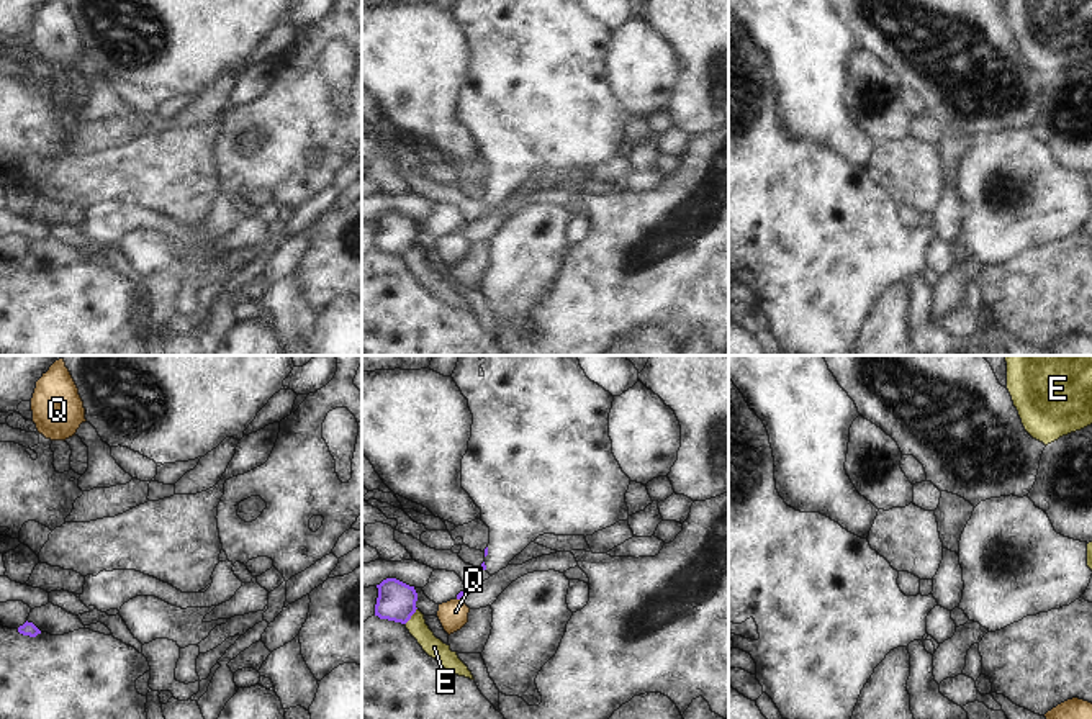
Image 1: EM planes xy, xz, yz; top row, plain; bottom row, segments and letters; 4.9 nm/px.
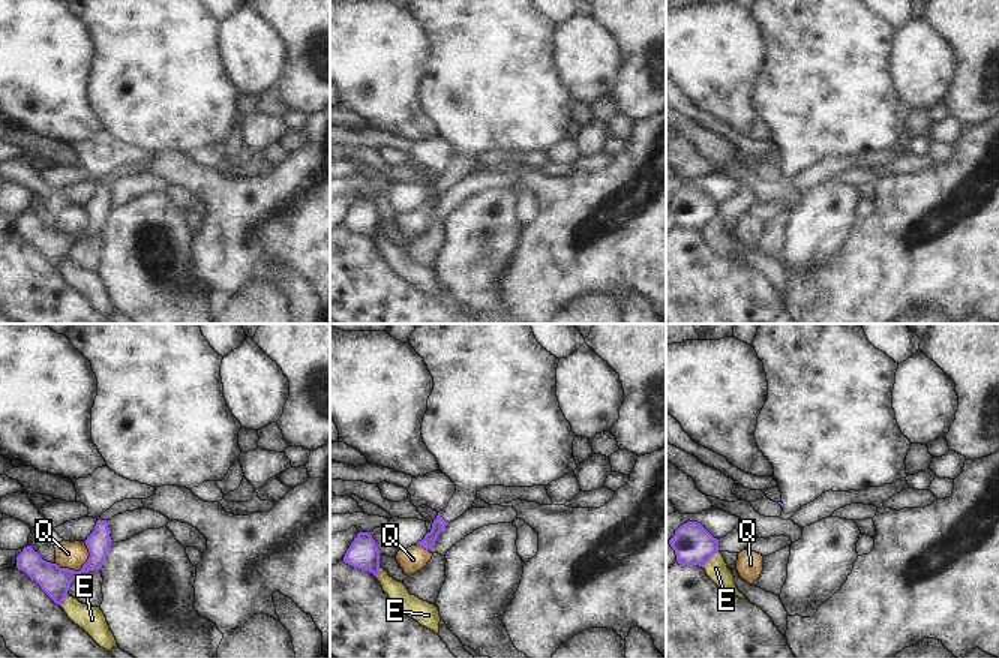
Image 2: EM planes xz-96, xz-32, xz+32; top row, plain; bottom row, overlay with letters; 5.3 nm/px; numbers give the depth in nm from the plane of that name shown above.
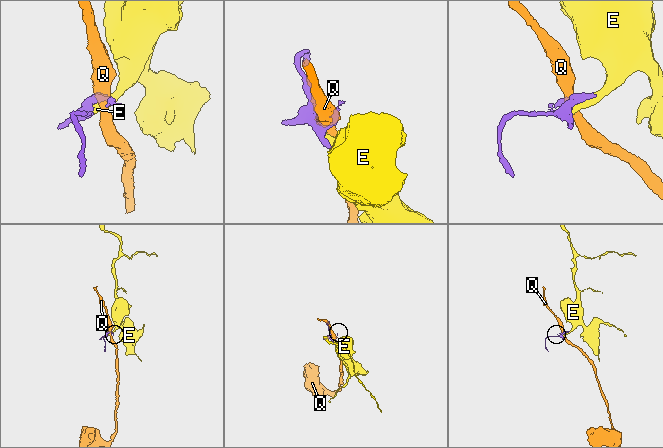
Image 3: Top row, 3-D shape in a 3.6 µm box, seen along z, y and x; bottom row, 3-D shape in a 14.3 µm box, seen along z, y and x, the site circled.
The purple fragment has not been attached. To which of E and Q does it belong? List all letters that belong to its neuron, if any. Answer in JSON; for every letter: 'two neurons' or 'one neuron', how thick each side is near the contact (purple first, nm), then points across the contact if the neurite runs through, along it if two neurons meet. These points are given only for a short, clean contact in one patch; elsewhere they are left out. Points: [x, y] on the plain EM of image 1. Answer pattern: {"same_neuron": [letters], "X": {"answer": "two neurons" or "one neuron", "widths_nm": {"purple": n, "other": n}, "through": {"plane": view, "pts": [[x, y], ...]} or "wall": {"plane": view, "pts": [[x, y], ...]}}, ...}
{"same_neuron": [], "E": {"answer": "two neurons", "widths_nm": {"purple": 190, "other": 100}}, "Q": {"answer": "two neurons", "widths_nm": {"purple": 40, "other": 140}, "wall": {"plane": "xz", "pts": [[455, 231], [460, 233]]}}}

